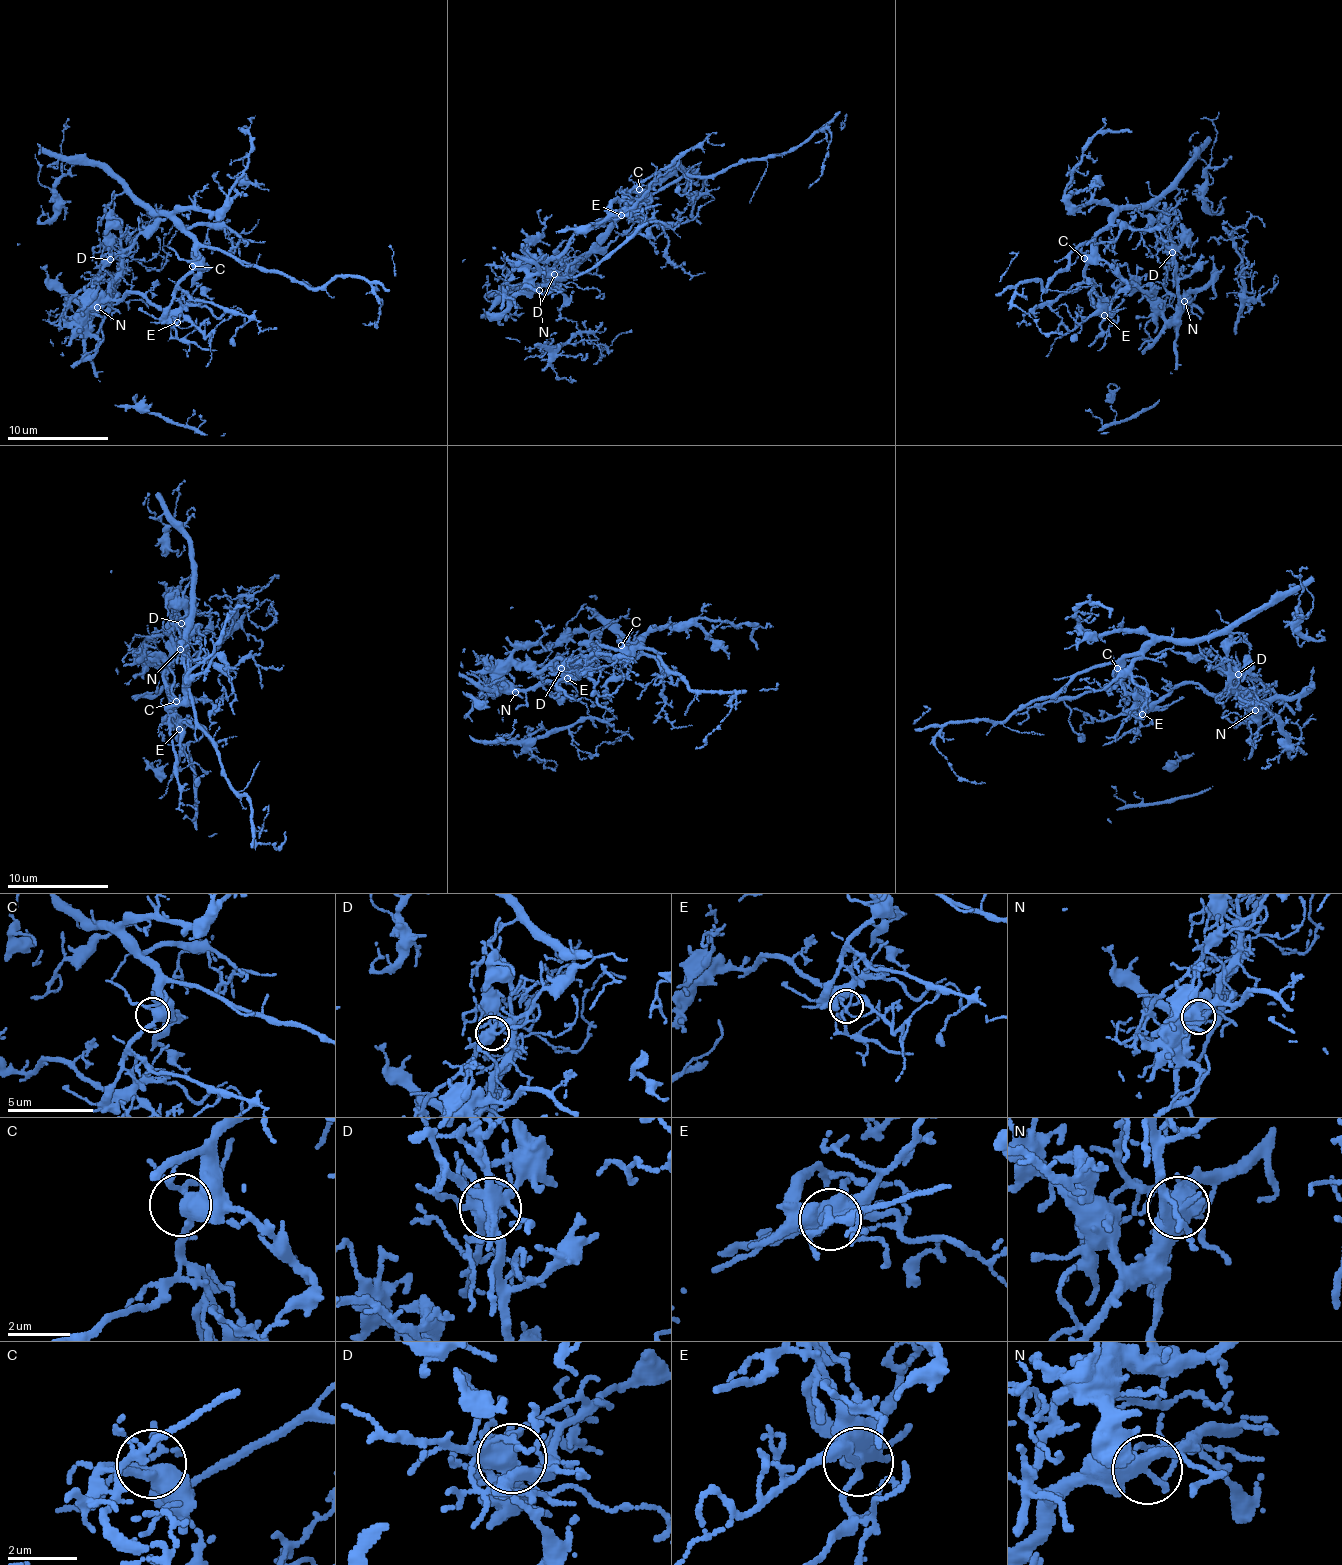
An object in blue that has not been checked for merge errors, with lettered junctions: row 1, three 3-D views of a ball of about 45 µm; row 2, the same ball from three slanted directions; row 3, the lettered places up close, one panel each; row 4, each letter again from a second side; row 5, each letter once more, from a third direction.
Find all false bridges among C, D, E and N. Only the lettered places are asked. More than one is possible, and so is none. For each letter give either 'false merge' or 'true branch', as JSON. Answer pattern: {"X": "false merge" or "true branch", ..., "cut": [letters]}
{"C": "true branch", "D": "false merge", "E": "false merge", "N": "true branch", "cut": ["D", "E"]}

